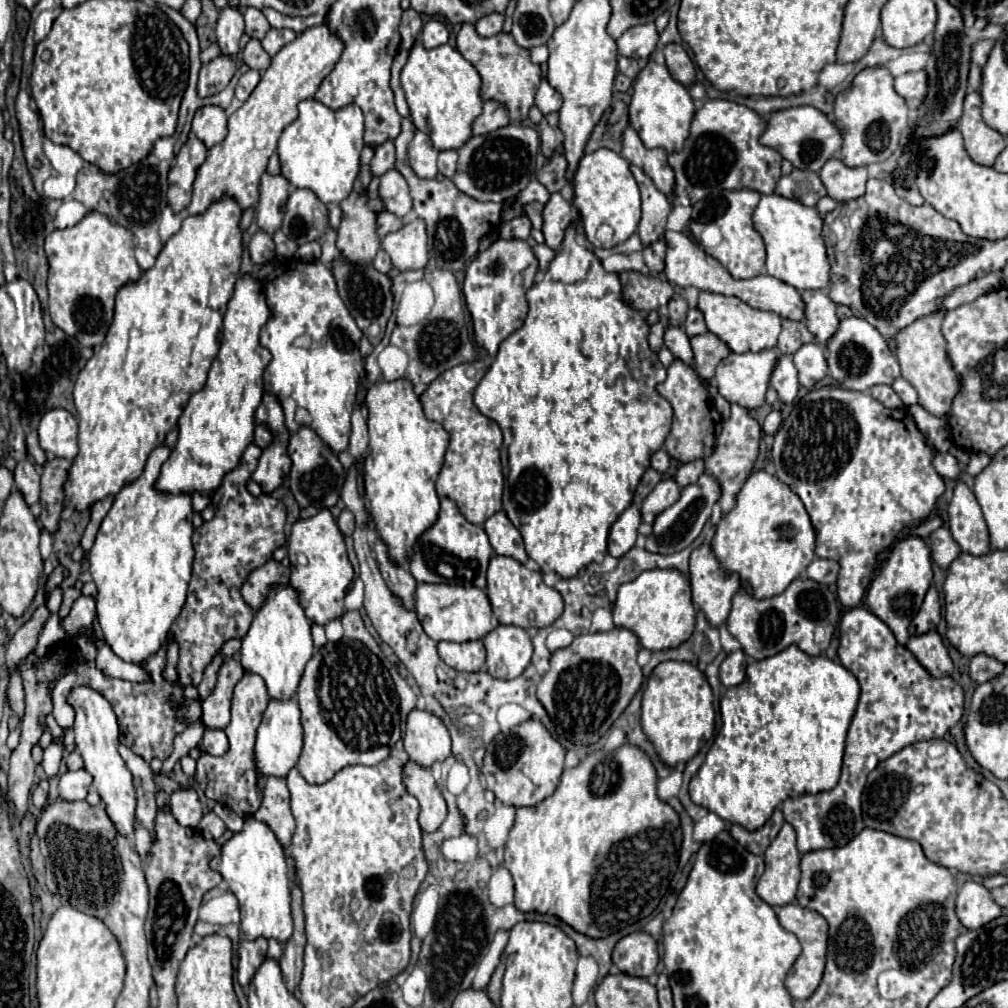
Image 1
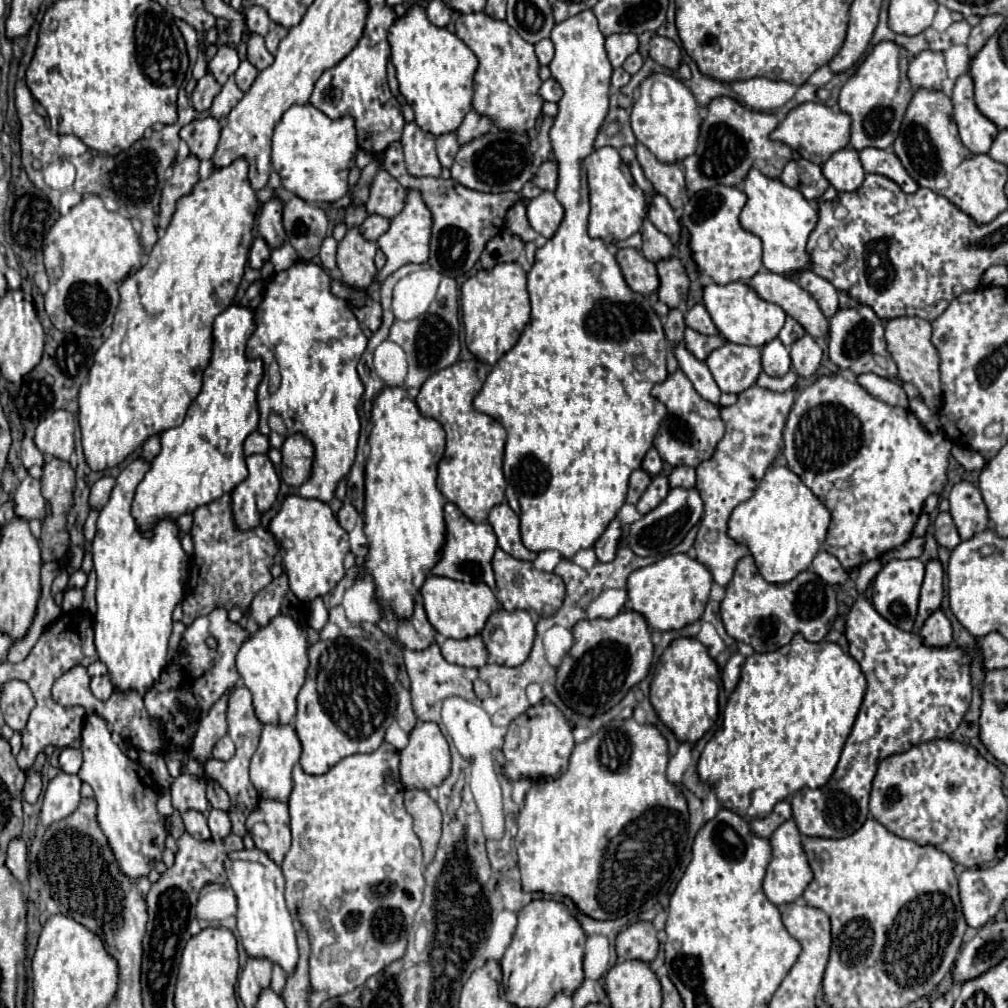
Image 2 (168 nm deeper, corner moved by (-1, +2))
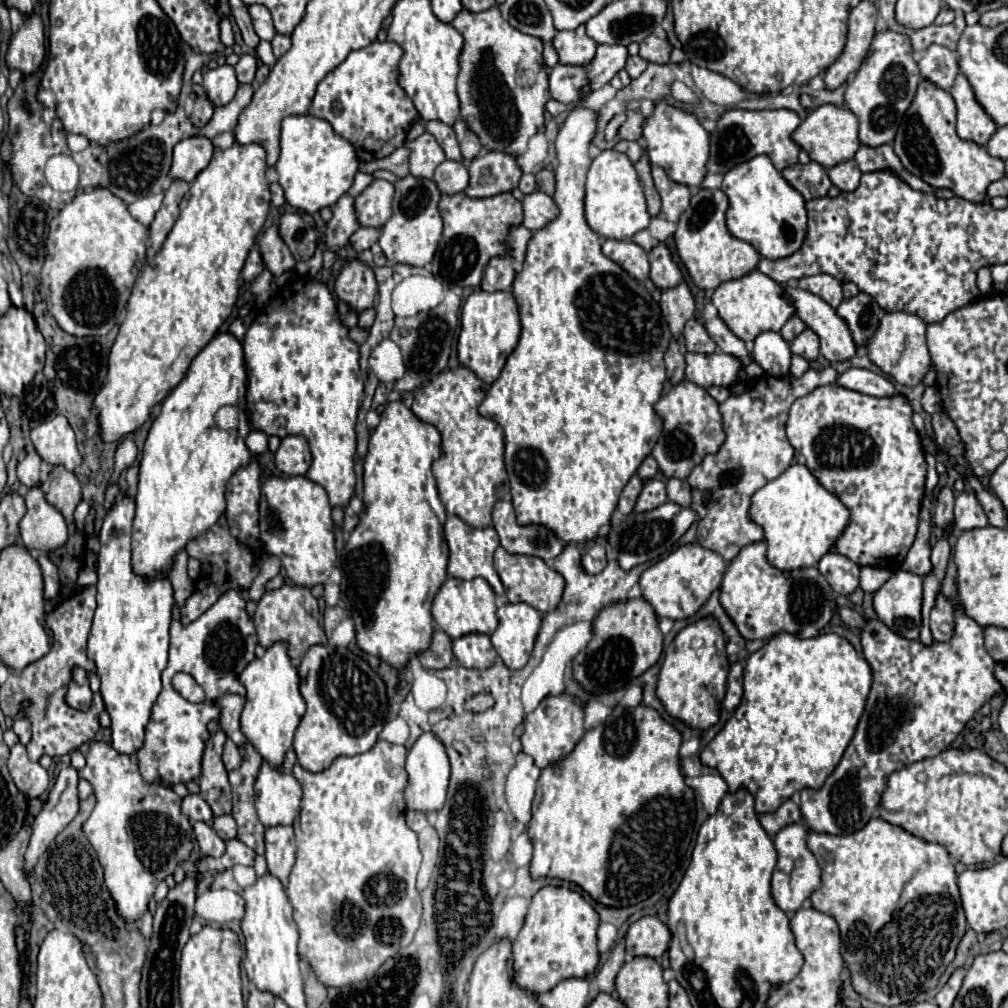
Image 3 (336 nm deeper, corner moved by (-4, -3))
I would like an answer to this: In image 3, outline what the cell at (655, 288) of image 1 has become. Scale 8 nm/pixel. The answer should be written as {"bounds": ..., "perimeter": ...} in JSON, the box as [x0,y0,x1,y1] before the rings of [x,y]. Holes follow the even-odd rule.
{"bounds":[602,238,650,280],"perimeter":[[[604,238],[602,240],[602,254],[620,264],[630,276],[636,280],[646,280],[650,272],[648,256],[646,252],[634,244],[632,240],[614,240],[614,238]]]}

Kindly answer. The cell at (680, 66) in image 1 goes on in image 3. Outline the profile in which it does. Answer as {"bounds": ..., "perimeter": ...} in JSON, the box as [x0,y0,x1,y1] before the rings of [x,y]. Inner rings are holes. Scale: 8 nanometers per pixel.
{"bounds":[638,34,670,64],"perimeter":[[[650,34],[648,38],[644,38],[644,42],[640,42],[638,54],[648,62],[666,64],[666,62],[670,62],[670,44],[666,38],[658,38],[658,36]]]}

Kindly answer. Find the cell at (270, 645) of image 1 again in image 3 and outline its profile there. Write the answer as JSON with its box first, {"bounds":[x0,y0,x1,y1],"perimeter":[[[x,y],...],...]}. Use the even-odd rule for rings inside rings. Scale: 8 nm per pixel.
{"bounds":[240,642,306,770],"perimeter":[[[276,642],[266,650],[262,658],[250,662],[240,674],[240,682],[246,688],[246,702],[240,714],[240,728],[250,740],[250,744],[258,750],[262,760],[268,762],[272,768],[280,770],[286,752],[292,750],[292,740],[298,722],[306,712],[306,702],[298,692],[300,676],[286,654],[286,644]]]}

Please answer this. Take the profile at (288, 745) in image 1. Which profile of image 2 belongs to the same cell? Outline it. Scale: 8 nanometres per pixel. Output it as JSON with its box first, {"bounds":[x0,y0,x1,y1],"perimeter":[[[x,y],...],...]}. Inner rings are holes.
{"bounds":[251,725,301,801],"perimeter":[[[265,725],[261,731],[261,741],[251,757],[251,783],[263,799],[287,801],[291,793],[291,769],[301,757],[301,743],[293,725]]]}

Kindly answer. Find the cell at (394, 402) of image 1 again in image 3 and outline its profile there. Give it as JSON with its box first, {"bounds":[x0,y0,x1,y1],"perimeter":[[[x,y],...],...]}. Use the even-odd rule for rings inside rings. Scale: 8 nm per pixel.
{"bounds":[338,402,448,670],"perimeter":[[[388,402],[380,416],[380,424],[370,436],[368,454],[364,458],[364,510],[340,556],[340,570],[348,574],[342,574],[338,606],[354,620],[358,648],[378,656],[394,670],[404,670],[412,656],[430,648],[434,632],[430,606],[448,576],[448,546],[444,540],[446,508],[438,496],[436,480],[432,476],[432,462],[438,456],[440,432],[432,424],[420,422],[402,402]],[[436,500],[440,508],[432,506]]]}

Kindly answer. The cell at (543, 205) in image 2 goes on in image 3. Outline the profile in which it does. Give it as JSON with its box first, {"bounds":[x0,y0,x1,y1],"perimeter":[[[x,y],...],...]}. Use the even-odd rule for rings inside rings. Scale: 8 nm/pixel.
{"bounds":[522,192,558,230],"perimeter":[[[532,192],[522,198],[522,210],[524,210],[524,226],[528,230],[544,228],[548,222],[552,222],[558,216],[554,200],[544,192]]]}

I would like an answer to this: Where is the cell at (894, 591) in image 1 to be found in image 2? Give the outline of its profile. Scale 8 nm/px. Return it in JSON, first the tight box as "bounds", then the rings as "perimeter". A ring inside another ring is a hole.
{"bounds":[873,559,925,631],"perimeter":[[[891,559],[873,579],[873,607],[877,609],[877,613],[881,613],[895,627],[911,631],[917,615],[923,577],[925,577],[925,563],[921,559]]]}

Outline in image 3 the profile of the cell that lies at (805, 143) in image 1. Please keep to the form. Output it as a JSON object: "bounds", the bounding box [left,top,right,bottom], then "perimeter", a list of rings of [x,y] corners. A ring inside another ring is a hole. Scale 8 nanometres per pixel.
{"bounds":[792,104,860,168],"perimeter":[[[826,104],[816,110],[812,110],[802,124],[796,128],[792,138],[808,152],[808,156],[822,164],[824,168],[832,168],[840,162],[846,162],[848,158],[854,158],[856,150],[860,148],[860,138],[858,138],[858,118],[848,110],[846,106],[834,106]]]}

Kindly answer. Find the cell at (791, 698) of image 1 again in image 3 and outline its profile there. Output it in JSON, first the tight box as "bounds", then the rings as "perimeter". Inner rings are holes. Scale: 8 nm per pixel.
{"bounds":[700,632,872,814],"perimeter":[[[780,632],[776,636],[772,636],[770,640],[764,642],[764,646],[756,652],[750,654],[750,658],[746,660],[746,666],[744,666],[744,696],[742,696],[742,702],[740,706],[732,712],[730,720],[726,722],[726,726],[714,736],[714,740],[700,752],[700,758],[702,758],[702,764],[710,766],[710,768],[716,768],[720,772],[720,776],[726,780],[730,792],[736,792],[738,788],[746,788],[754,800],[756,800],[756,812],[758,814],[764,814],[764,812],[774,812],[784,800],[788,800],[794,792],[800,792],[804,788],[820,788],[824,784],[824,780],[832,774],[832,770],[836,768],[836,764],[840,762],[846,746],[850,744],[852,736],[854,736],[854,730],[856,730],[856,724],[864,712],[864,706],[866,706],[866,698],[868,698],[868,692],[870,692],[870,684],[872,684],[872,670],[870,670],[870,664],[858,656],[858,652],[854,650],[854,646],[838,636],[838,634],[818,634],[816,638],[806,638],[806,640],[800,640],[788,632]]]}

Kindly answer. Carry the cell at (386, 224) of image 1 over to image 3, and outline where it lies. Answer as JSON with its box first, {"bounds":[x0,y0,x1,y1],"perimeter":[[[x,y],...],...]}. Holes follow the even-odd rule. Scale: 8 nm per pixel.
{"bounds":[348,228,380,252],"perimeter":[[[358,228],[348,242],[356,252],[362,252],[362,250],[368,250],[378,240],[378,236],[380,232],[376,228]]]}

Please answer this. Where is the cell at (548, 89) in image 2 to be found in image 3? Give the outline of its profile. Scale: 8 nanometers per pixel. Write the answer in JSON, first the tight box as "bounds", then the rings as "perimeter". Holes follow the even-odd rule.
{"bounds":[550,46,626,104],"perimeter":[[[598,46],[588,66],[556,64],[550,74],[550,96],[562,104],[576,104],[582,98],[582,88],[592,92],[608,84],[624,68],[626,58],[624,46]]]}

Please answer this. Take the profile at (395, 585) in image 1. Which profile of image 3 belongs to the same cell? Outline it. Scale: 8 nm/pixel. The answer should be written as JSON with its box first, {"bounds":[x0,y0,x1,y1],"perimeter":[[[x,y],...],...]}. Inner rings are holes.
{"bounds":[420,630,454,670],"perimeter":[[[436,630],[430,648],[420,654],[422,666],[428,670],[444,670],[444,668],[452,666],[452,660],[454,660],[452,638],[446,632]]]}

